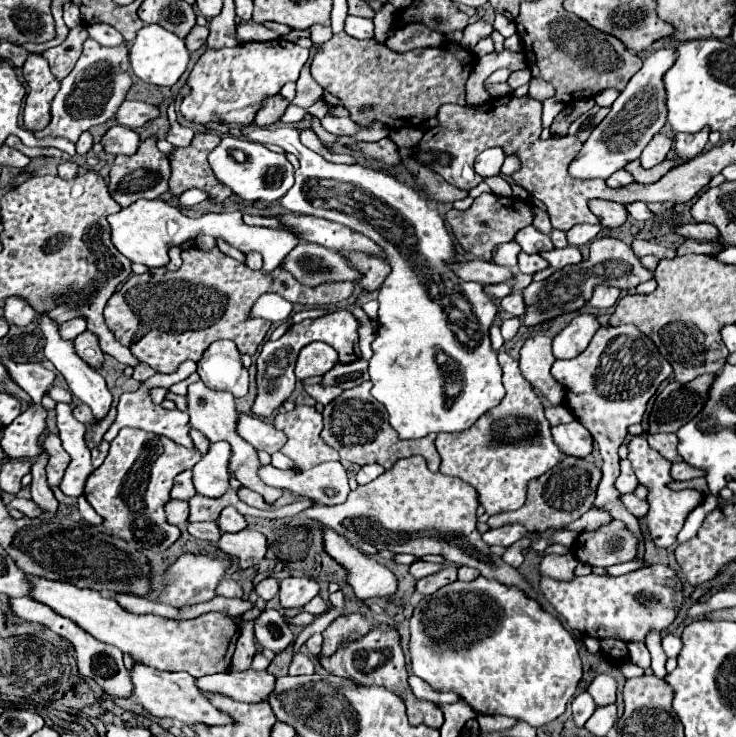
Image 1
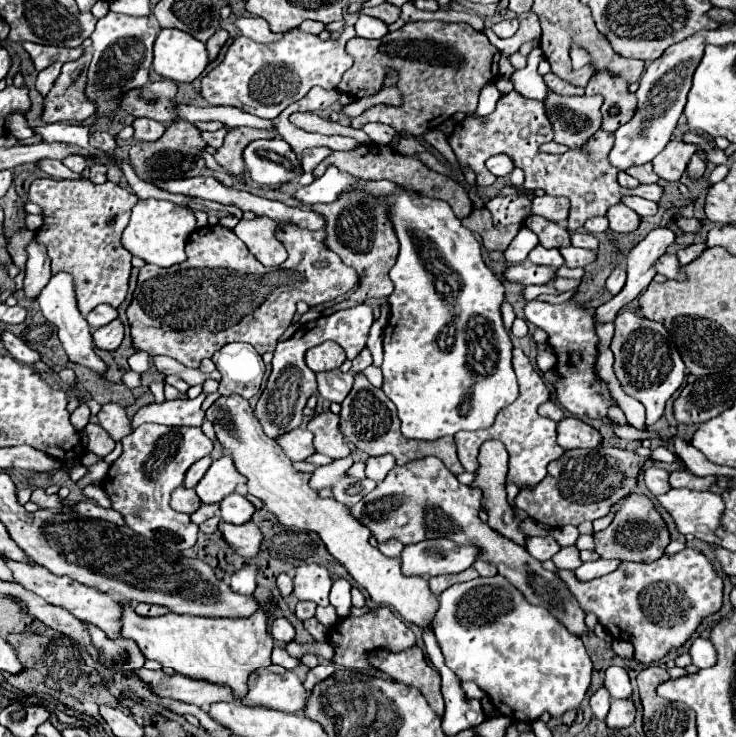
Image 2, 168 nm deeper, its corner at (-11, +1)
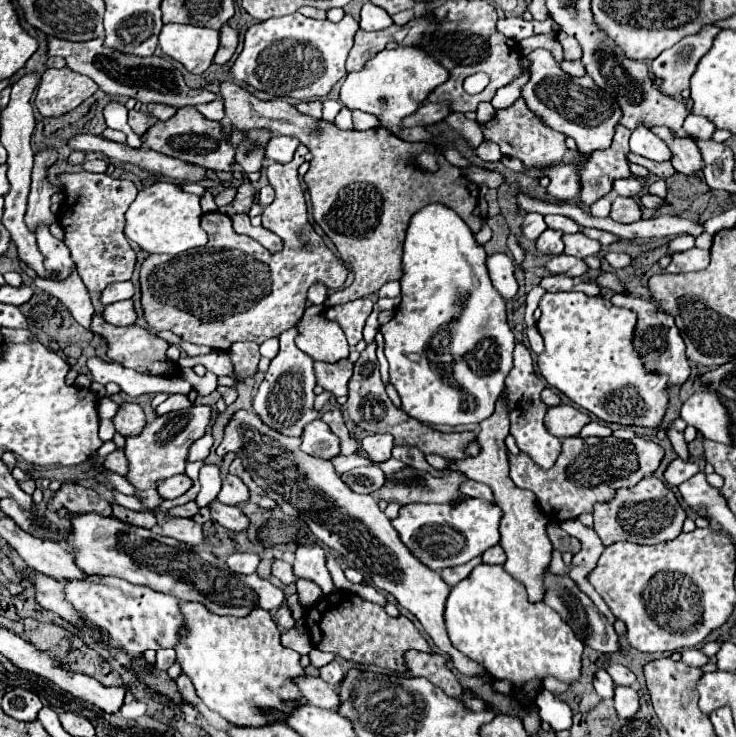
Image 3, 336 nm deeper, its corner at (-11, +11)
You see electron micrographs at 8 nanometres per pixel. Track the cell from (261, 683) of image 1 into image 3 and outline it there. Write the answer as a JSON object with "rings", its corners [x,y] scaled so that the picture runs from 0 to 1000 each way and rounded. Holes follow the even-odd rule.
{"rings":[[[412,917],[412,923],[406,923],[406,936],[420,950],[420,955],[444,961],[444,963],[461,963],[463,947],[461,947],[458,936],[450,934],[450,928],[444,928],[439,920]]]}

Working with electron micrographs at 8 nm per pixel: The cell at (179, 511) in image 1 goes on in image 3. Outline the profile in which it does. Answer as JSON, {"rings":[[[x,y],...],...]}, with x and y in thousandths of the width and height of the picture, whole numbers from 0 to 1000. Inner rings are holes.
{"rings":[[[240,643],[240,646],[232,646],[232,649],[224,649],[224,651],[216,651],[213,654],[213,668],[219,676],[243,676],[246,670],[251,670],[257,662],[260,662],[260,649],[254,643]]]}

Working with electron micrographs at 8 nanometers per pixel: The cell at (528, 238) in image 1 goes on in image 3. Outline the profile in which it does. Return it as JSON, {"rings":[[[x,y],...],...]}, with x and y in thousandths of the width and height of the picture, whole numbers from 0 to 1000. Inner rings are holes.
{"rings":[[[740,293],[740,301],[746,309],[754,309],[754,312],[762,312],[768,318],[781,318],[789,312],[789,307],[784,301],[779,301],[776,296],[770,293]]]}

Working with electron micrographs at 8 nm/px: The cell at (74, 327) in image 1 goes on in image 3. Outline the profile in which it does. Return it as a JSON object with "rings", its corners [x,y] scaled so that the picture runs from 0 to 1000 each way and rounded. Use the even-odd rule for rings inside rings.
{"rings":[[[156,383],[156,385],[148,385],[143,393],[140,393],[140,402],[137,402],[137,410],[145,415],[145,412],[154,412],[154,410],[162,410],[162,407],[173,407],[183,399],[183,388],[181,383]]]}

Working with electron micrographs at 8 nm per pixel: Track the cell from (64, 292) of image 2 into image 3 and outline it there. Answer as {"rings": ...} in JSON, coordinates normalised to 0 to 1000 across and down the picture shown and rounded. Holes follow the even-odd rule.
{"rings":[[[53,304],[48,309],[48,323],[50,323],[50,334],[53,339],[64,347],[64,364],[80,369],[80,380],[88,380],[96,366],[102,364],[102,355],[96,353],[94,336],[88,334],[88,328],[77,326],[69,315],[64,304]]]}

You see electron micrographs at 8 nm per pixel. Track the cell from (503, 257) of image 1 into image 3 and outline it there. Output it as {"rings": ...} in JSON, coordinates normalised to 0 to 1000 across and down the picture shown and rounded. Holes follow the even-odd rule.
{"rings":[[[716,290],[716,293],[711,296],[711,318],[713,318],[713,323],[719,323],[719,326],[730,326],[732,318],[735,318],[740,309],[743,309],[743,304],[740,304],[740,299],[738,299],[735,290]]]}

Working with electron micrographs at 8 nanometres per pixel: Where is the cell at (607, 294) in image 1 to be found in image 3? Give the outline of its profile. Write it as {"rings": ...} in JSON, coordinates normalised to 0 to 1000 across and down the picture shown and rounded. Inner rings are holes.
{"rings":[[[825,342],[819,350],[822,350],[833,364],[849,364],[849,361],[857,358],[857,347],[855,347],[855,345],[836,345],[836,342]]]}

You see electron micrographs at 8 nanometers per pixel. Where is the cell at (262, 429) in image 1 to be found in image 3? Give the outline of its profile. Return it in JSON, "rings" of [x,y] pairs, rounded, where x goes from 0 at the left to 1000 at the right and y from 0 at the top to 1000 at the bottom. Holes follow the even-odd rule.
{"rings":[[[428,570],[423,573],[414,583],[412,583],[412,613],[417,613],[420,619],[428,621],[439,621],[439,624],[452,624],[455,619],[461,619],[461,592],[455,592],[450,586],[450,581],[439,573],[439,570]]]}

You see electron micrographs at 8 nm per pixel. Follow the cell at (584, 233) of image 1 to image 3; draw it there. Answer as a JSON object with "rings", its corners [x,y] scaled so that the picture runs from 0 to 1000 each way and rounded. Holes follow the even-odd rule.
{"rings":[[[830,266],[814,269],[803,277],[803,290],[806,293],[827,293],[827,285],[830,285]]]}

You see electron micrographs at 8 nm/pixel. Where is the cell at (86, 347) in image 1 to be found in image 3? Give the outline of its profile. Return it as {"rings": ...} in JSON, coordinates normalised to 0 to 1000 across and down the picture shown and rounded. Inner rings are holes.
{"rings":[[[162,407],[156,412],[148,412],[143,415],[143,423],[140,423],[140,431],[151,440],[159,440],[159,442],[173,442],[173,440],[181,440],[186,434],[186,423],[181,418],[181,407]]]}

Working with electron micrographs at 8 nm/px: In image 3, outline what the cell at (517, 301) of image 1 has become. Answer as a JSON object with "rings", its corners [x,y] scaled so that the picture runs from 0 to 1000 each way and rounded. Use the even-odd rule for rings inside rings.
{"rings":[[[743,396],[732,412],[735,431],[730,445],[740,461],[740,475],[730,483],[735,510],[784,551],[800,556],[819,573],[846,578],[898,581],[901,564],[909,551],[909,513],[882,505],[876,491],[860,472],[860,450],[865,442],[865,426],[849,418],[833,415],[819,402],[798,402],[792,396]]]}

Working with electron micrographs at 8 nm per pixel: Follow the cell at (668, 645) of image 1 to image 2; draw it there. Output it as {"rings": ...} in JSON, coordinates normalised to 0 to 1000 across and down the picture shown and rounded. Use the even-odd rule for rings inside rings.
{"rings":[[[944,866],[936,877],[939,898],[950,906],[961,906],[971,901],[971,879],[961,871],[961,866]]]}

